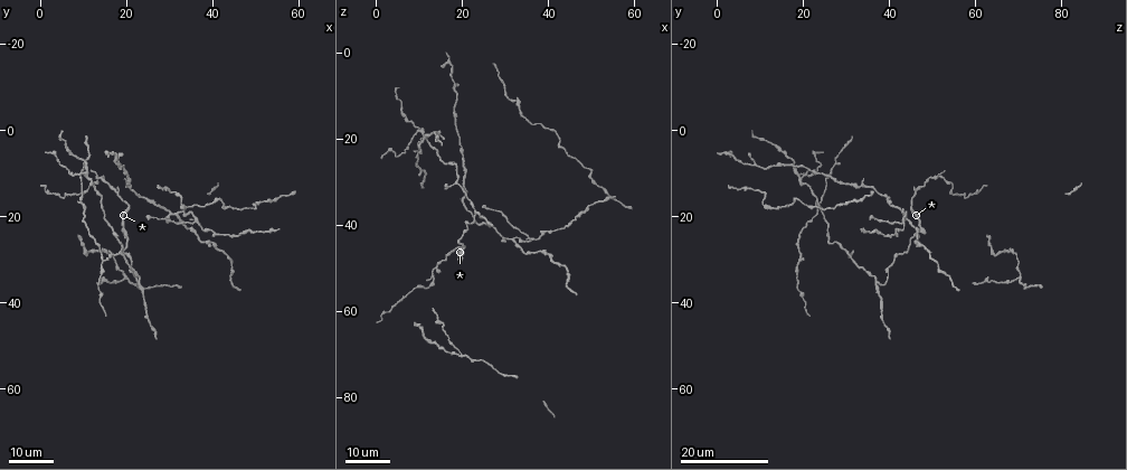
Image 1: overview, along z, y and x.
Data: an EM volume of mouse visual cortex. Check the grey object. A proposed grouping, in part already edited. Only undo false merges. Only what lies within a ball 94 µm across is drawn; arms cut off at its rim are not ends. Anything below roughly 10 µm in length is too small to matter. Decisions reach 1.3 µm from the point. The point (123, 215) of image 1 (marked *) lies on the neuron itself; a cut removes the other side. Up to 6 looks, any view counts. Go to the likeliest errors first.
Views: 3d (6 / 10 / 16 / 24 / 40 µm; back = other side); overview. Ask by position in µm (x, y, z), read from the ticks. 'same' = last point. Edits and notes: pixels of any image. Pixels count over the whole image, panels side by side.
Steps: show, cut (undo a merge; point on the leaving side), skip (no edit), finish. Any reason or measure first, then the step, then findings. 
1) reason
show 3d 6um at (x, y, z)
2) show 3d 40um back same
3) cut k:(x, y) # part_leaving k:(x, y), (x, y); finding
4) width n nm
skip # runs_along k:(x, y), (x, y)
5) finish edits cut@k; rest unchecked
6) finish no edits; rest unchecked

four or more arms meet
show 3d 16um at (36.5, 21.0, 43.0)

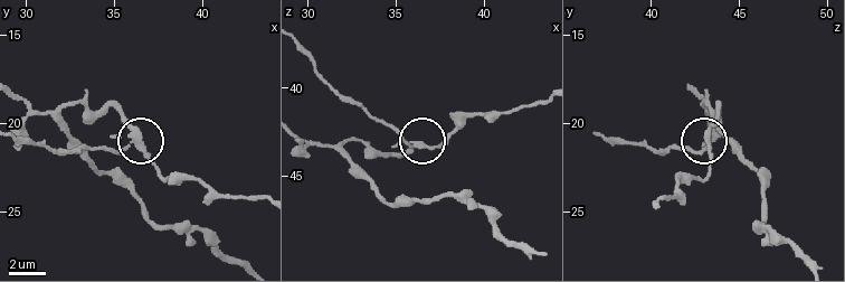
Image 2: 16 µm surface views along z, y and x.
show 3d 10um at (36.3, 21.1, 43.2)

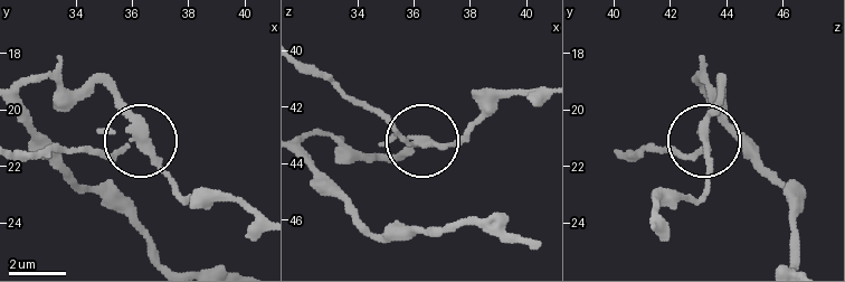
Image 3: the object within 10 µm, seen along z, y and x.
arms 4
skip # one neuron here

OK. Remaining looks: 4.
side arm on a straight run
show 3d 16um at (23.0, 35.5, 36.5)

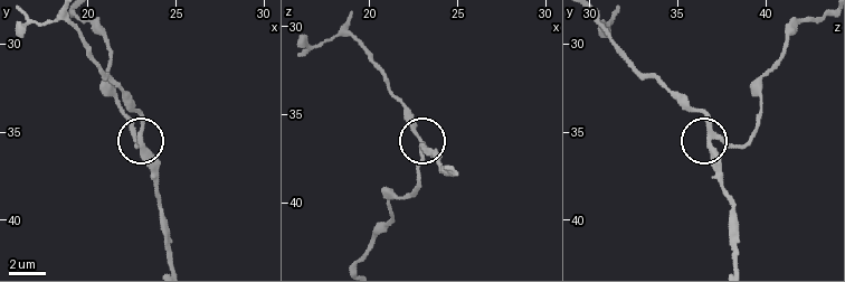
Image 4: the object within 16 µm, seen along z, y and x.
show 3d 10um at (23.1, 35.3, 36.7)

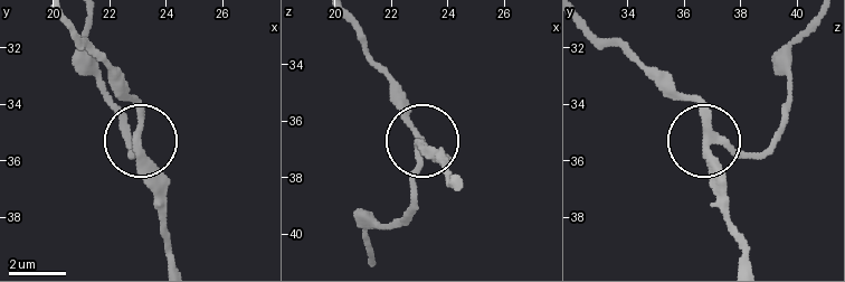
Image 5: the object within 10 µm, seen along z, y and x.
skip # runs_along 5:(813, 22), (777, 138), (756, 152), (704, 144), (727, 222); continuous, no second neuron

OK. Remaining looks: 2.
three-way junction
show 3d 16um at (10.5, 11.0, 19.0)

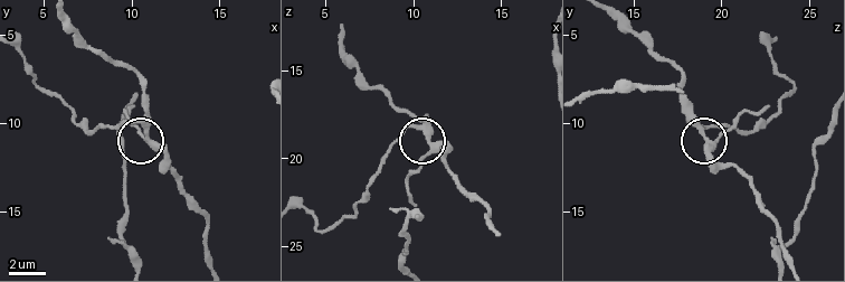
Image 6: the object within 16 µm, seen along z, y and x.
show 3d 10um at (11.0, 11.1, 19.4)

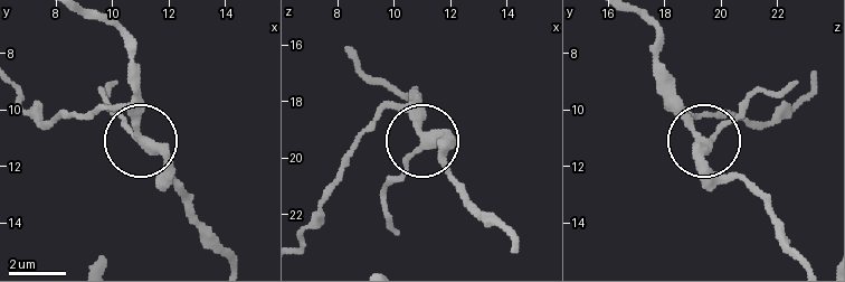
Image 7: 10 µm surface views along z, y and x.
skip # runs_along 7:(803, 257), (744, 185), (717, 170), (687, 113), (654, 78); one neuron here

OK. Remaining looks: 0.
finish no edits; rest unchecked

